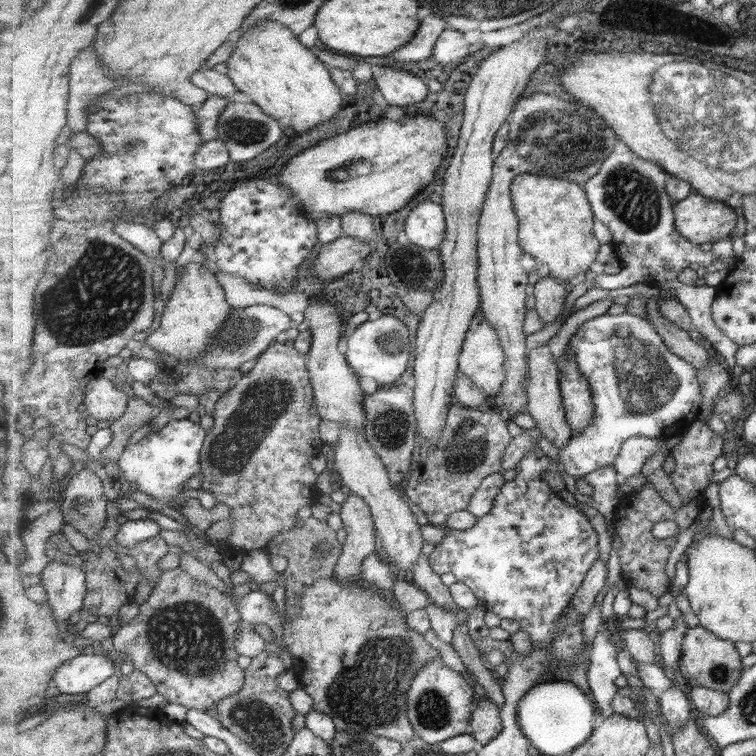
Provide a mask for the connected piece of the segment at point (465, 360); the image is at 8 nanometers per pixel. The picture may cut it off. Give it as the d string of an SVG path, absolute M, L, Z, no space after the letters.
M478 313L460 354L459 372L467 375L487 395L493 396L501 392L508 377L505 359L497 332L491 322Z

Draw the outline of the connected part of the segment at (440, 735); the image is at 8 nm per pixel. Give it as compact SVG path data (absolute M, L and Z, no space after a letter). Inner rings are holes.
M441 658L427 662L413 678L407 694L409 718L416 734L428 744L441 744L470 732L473 704L478 697L469 683L469 679L451 670Z

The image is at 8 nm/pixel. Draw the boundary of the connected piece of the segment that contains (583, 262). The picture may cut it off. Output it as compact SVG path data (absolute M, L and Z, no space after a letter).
M531 173L520 174L511 183L514 210L520 219L520 245L523 250L535 260L546 263L550 276L560 282L572 285L573 279L582 279L600 256L602 245L593 234L593 221L596 218L583 184Z

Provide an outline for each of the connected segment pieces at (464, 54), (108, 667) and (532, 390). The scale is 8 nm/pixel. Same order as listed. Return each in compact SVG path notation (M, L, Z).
M446 28L435 45L433 56L442 65L450 66L463 63L471 55L470 44L463 38L463 31Z
M109 655L77 656L59 666L54 682L61 693L85 694L109 680L115 674L117 664Z
M546 345L539 346L528 354L528 368L530 379L528 381L529 405L527 413L536 422L536 428L545 435L545 438L553 443L559 450L565 449L565 445L573 438L573 428L569 426L564 408L560 378L560 360L555 360L551 354L551 348Z

